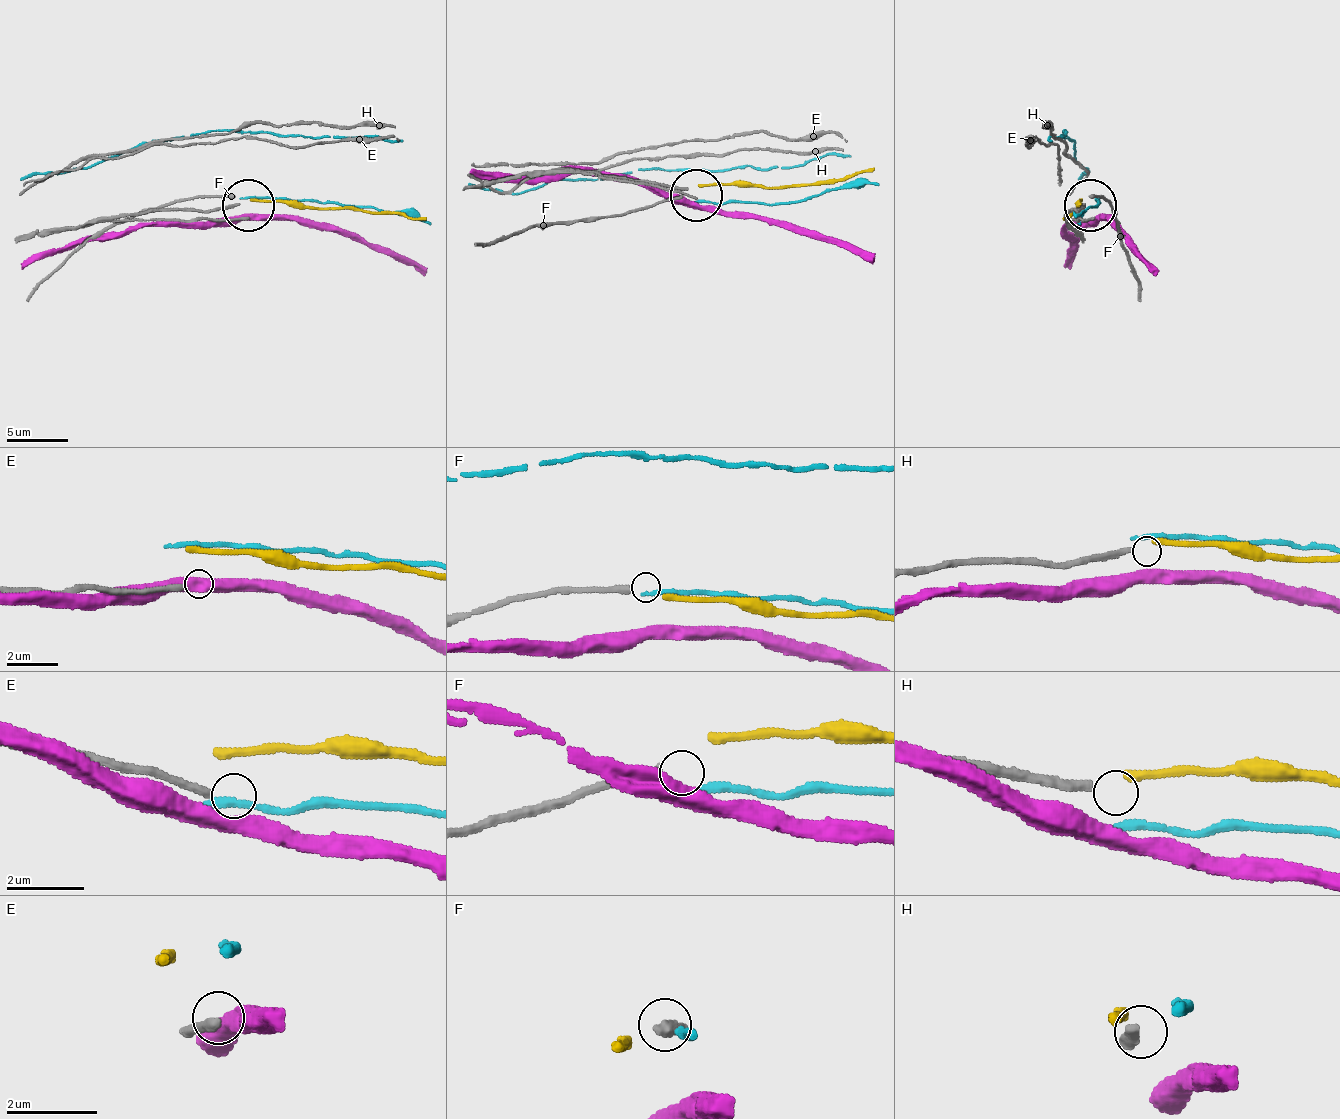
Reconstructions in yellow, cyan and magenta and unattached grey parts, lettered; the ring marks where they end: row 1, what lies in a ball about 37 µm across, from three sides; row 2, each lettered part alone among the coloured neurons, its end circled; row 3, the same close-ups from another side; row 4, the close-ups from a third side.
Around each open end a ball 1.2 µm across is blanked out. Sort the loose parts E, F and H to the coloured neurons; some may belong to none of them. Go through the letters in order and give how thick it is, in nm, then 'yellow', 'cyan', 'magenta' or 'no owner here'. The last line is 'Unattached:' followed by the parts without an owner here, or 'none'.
E: 200 nm | no owner here
F: 280 nm | no owner here
H: 240 nm | no owner here
Unattached: E, F, H

